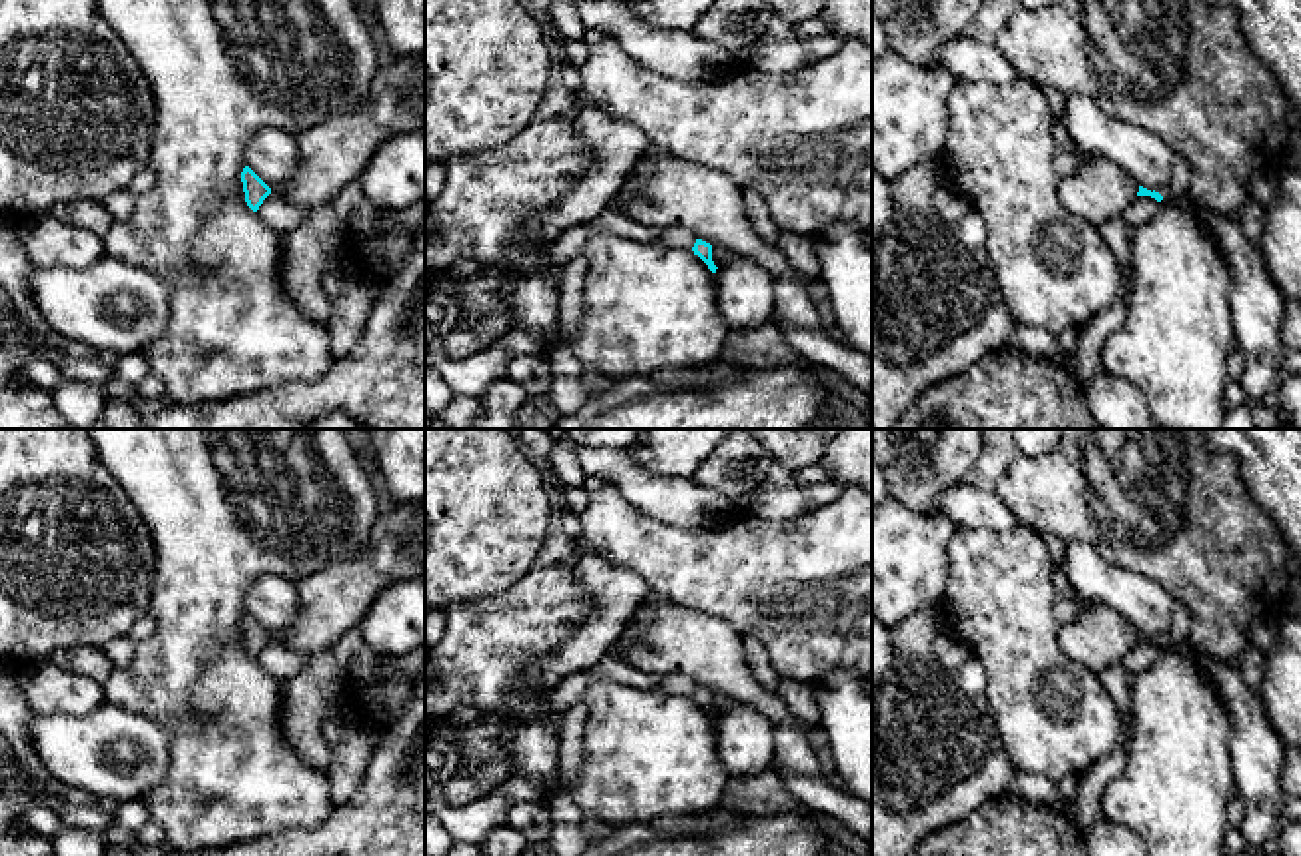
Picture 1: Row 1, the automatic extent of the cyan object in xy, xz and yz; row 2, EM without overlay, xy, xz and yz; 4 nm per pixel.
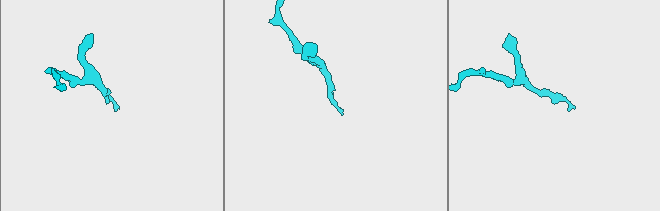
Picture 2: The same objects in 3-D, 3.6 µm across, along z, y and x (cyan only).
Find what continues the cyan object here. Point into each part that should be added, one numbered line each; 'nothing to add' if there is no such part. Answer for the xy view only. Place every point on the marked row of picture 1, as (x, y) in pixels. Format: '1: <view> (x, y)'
nothing to add

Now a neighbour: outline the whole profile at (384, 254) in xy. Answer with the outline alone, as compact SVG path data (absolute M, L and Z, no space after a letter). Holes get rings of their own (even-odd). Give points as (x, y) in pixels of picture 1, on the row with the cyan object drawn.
M395 227L373 237L351 235L351 261L355 269L377 273L383 283L391 279L413 249L415 231Z

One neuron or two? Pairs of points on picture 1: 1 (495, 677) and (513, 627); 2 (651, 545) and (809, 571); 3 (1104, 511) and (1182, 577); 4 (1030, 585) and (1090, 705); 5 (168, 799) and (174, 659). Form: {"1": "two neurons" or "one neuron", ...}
{"1": "one neuron", "2": "one neuron", "3": "one neuron", "4": "one neuron", "5": "one neuron"}

